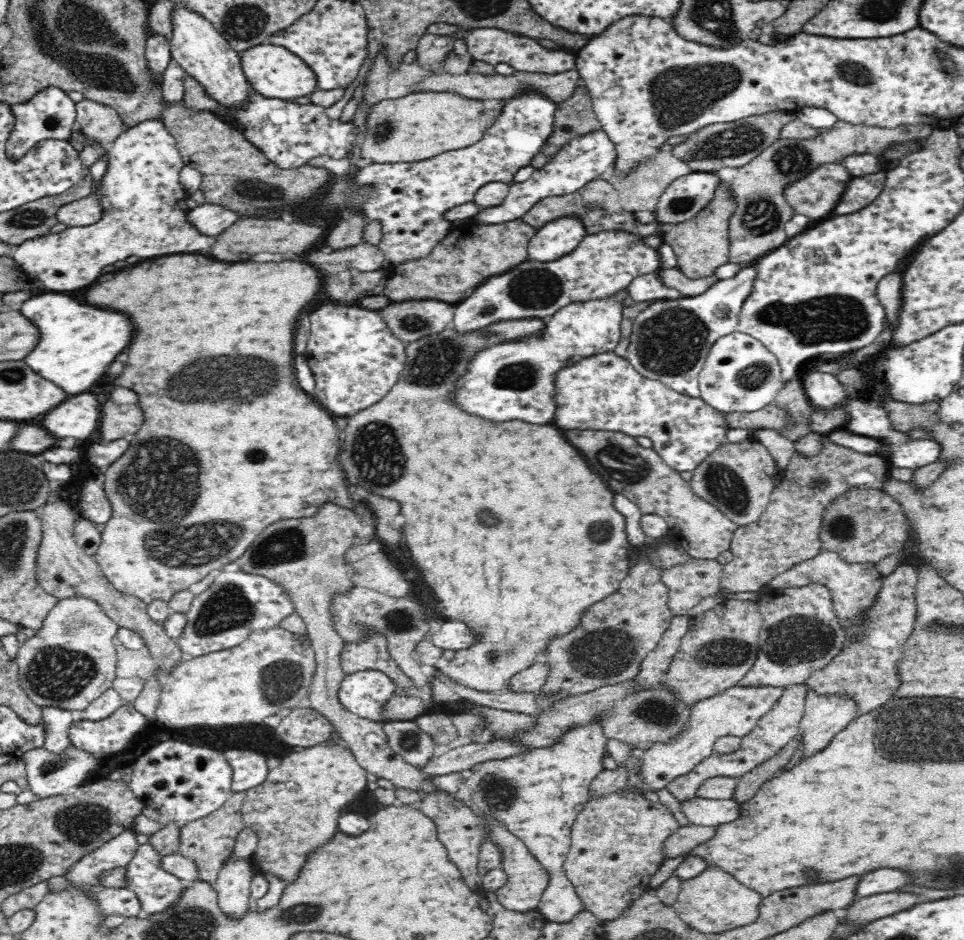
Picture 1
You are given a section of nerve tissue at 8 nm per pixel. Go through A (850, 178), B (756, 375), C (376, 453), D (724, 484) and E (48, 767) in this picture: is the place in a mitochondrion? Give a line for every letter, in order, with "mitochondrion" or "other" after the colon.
A: other
B: mitochondrion
C: mitochondrion
D: mitochondrion
E: mitochondrion

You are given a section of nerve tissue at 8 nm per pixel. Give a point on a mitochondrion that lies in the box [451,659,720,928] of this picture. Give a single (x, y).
(658, 713)

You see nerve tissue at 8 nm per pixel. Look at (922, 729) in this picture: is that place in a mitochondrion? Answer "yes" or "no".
yes

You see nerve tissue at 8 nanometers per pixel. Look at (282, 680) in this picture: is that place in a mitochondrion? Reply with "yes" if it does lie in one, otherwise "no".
yes

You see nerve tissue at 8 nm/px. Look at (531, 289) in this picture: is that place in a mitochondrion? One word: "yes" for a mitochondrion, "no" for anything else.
yes

